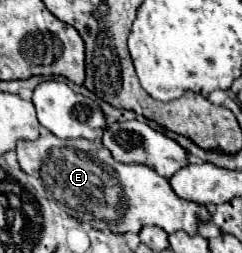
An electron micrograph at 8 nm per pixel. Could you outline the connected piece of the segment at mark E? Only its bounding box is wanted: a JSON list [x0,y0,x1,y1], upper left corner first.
[17,130,209,234]

